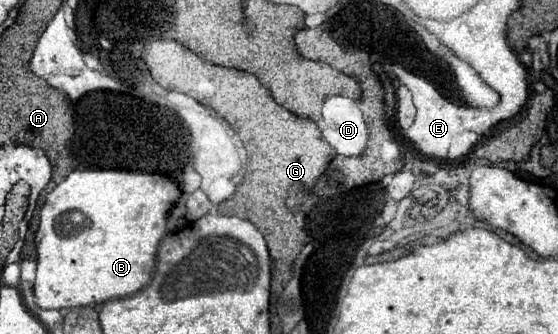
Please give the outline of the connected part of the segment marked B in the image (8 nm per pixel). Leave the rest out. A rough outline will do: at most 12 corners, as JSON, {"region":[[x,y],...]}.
{"region":[[73,170],[35,236],[33,298],[91,306],[151,282],[175,180]]}

